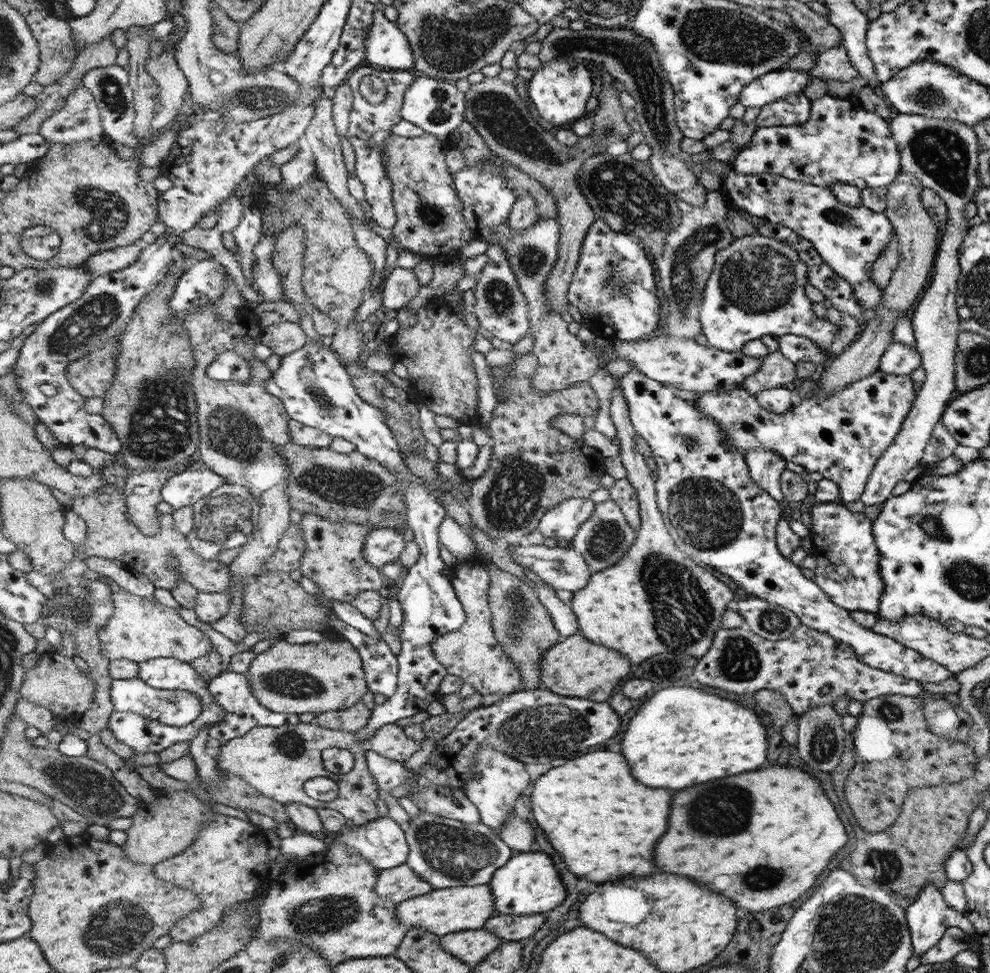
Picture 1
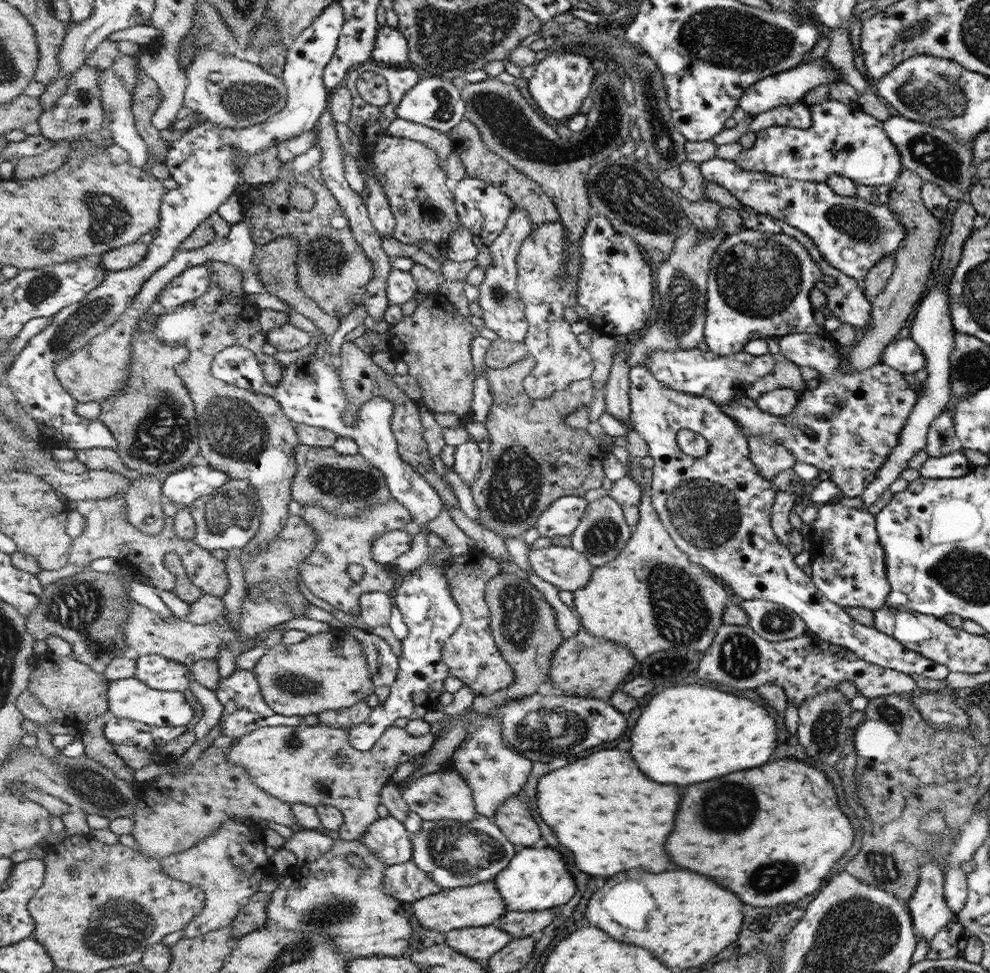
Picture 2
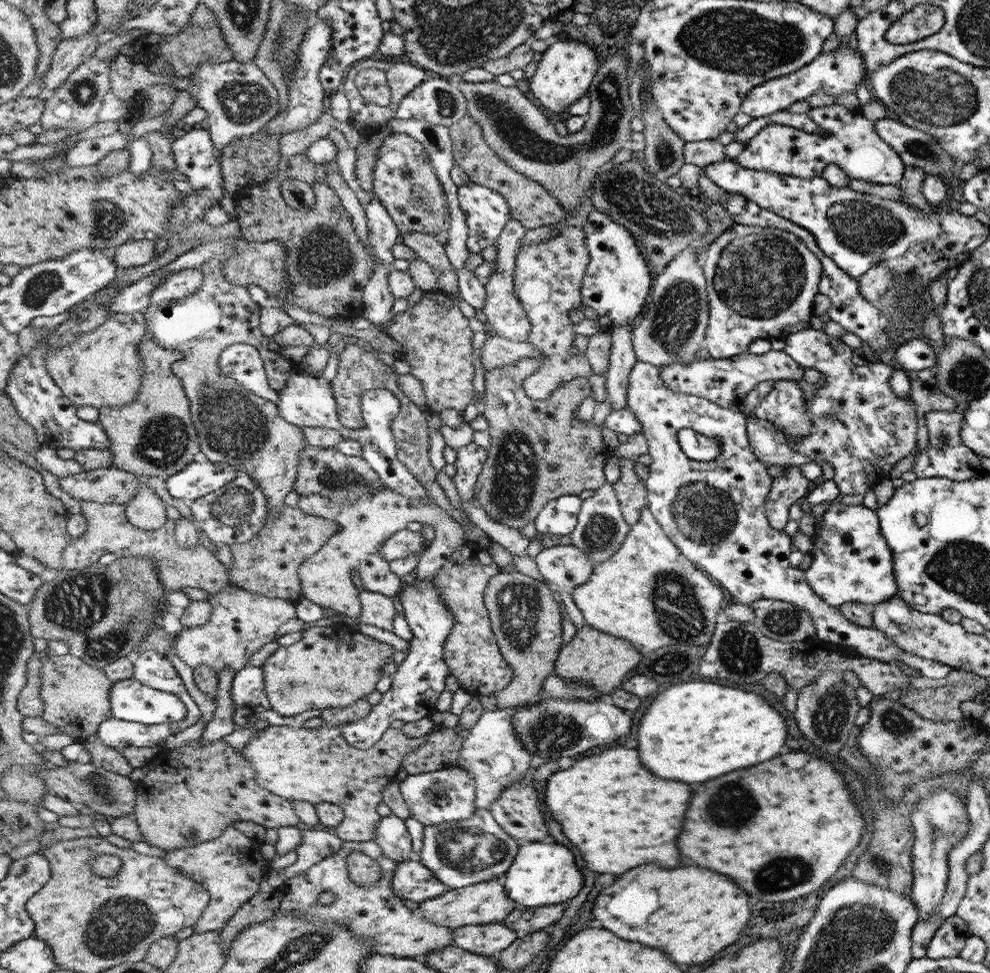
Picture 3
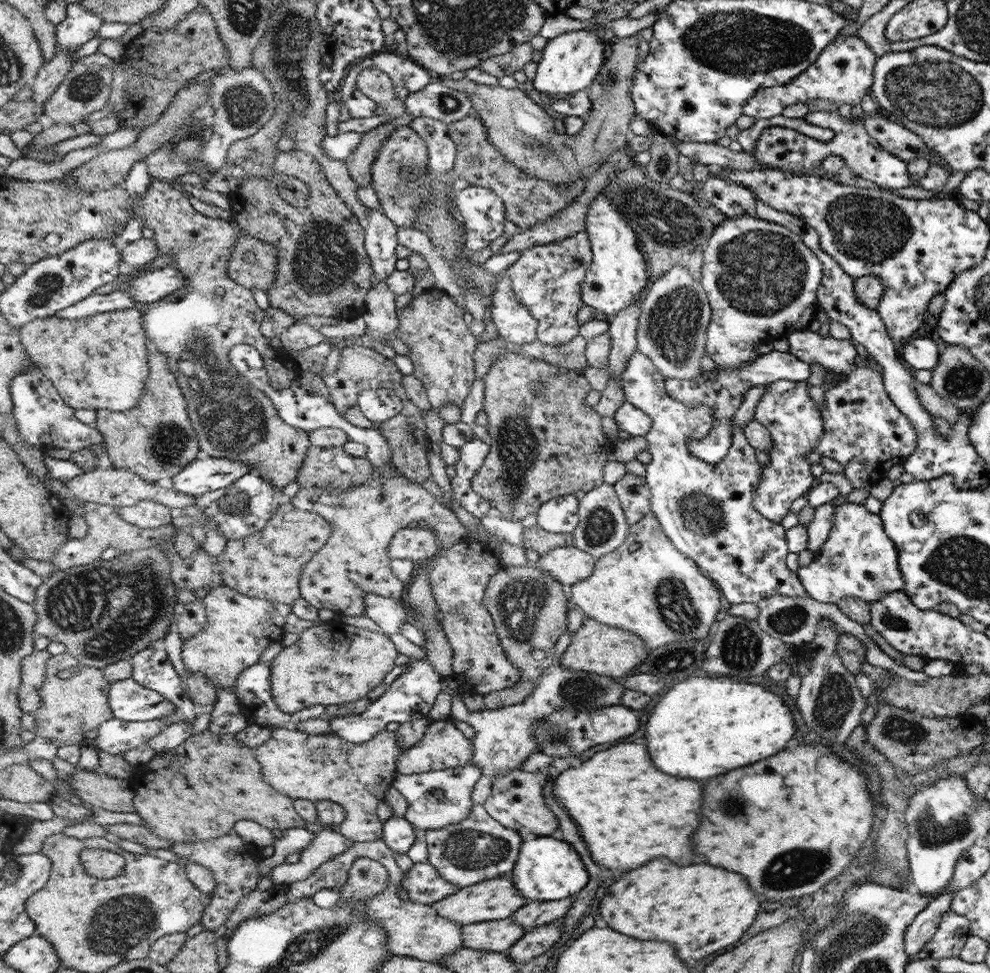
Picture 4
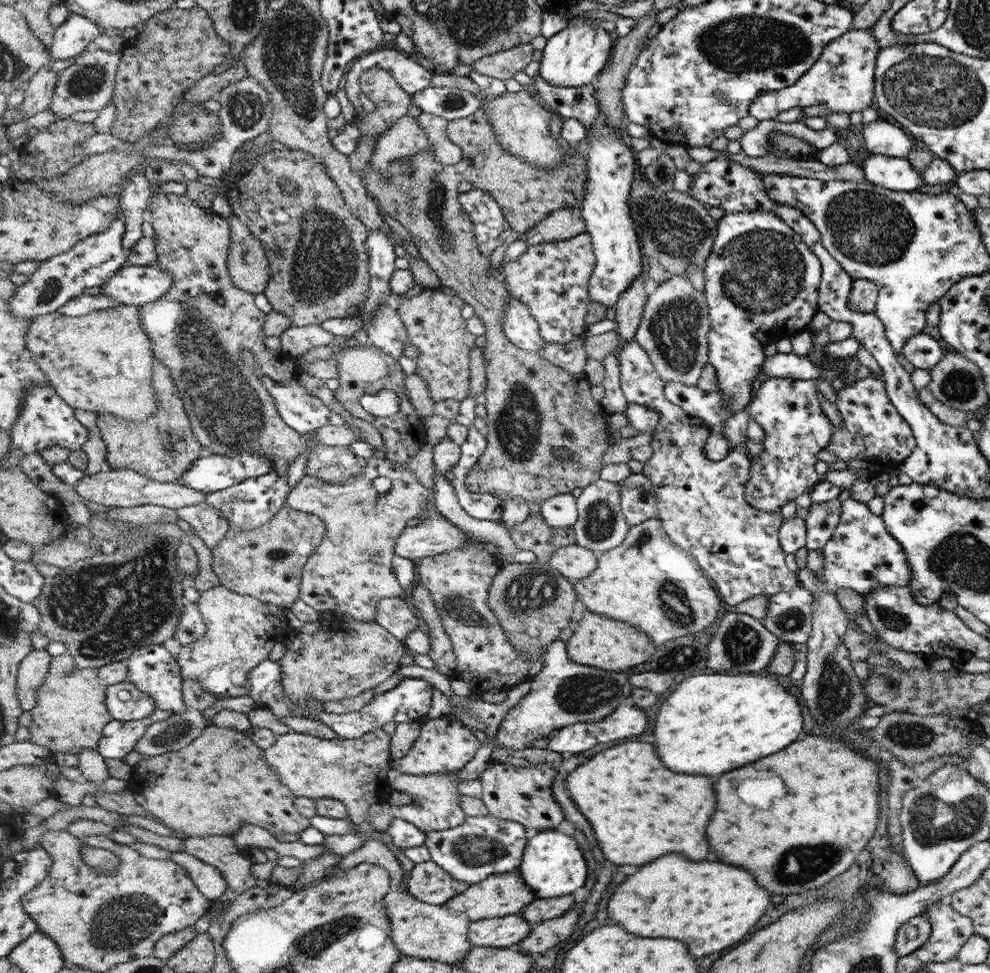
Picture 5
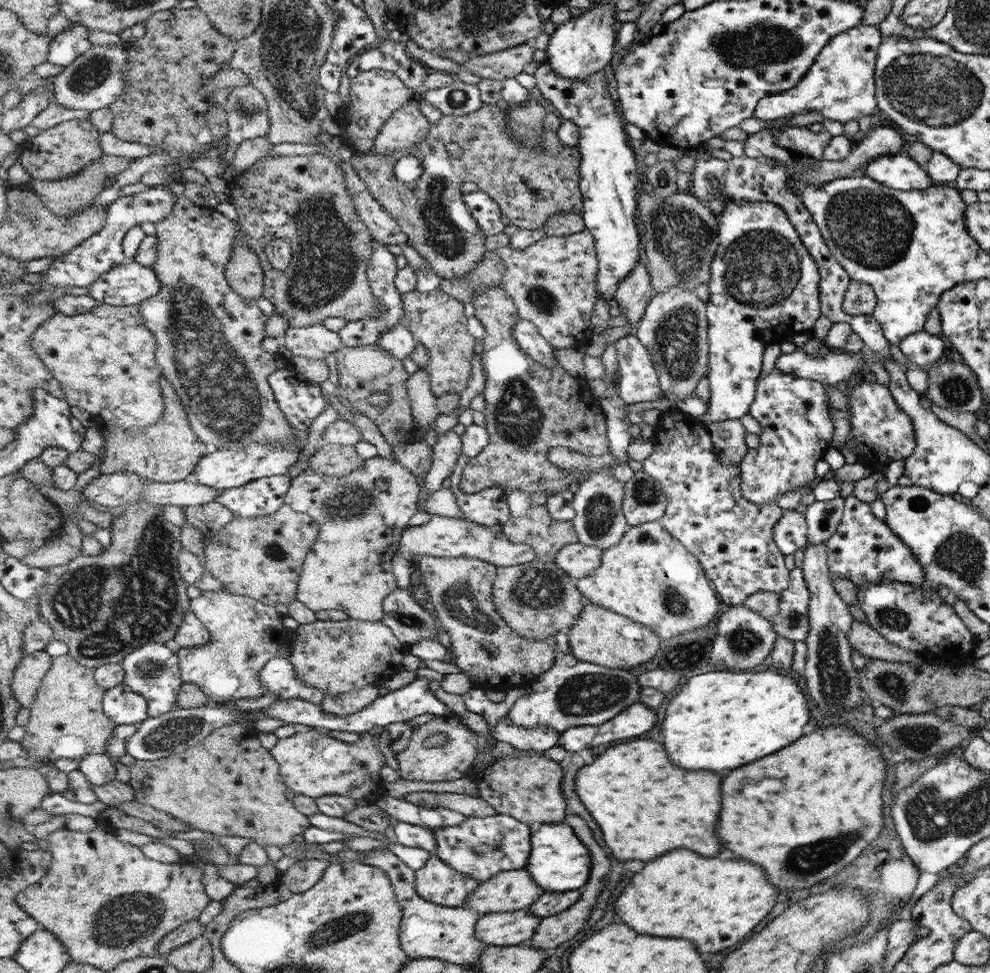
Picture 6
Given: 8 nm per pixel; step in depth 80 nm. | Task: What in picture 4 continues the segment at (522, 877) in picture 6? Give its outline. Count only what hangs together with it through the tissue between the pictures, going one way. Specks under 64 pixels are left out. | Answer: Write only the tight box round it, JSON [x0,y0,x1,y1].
[431,874,526,926]

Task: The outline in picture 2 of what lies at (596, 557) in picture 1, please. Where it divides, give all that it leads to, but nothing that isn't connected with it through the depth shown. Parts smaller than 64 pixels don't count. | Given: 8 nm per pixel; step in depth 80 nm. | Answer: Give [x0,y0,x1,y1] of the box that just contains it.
[570,495,630,569]

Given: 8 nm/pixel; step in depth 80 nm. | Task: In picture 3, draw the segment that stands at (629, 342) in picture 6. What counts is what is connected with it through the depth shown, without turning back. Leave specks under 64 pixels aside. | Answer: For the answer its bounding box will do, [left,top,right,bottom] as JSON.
[627,360,954,678]

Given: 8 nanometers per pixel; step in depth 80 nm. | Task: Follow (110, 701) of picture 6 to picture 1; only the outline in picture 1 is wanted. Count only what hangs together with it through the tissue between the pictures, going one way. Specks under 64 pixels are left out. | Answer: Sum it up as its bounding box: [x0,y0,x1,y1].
[112,678,203,726]

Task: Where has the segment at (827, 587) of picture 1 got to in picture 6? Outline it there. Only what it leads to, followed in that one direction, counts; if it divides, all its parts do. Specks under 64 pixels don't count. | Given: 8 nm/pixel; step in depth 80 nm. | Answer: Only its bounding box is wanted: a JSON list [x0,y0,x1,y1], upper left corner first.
[825,495,926,586]

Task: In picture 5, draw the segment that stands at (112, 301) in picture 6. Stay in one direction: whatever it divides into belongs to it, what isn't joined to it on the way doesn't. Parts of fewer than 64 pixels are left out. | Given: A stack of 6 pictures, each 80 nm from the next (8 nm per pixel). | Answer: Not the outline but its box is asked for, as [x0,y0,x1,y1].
[103,266,173,308]

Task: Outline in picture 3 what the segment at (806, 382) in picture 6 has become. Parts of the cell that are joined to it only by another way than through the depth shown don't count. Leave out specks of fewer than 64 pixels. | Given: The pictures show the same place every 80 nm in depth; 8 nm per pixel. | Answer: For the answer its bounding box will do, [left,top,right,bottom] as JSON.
[753,380,813,531]

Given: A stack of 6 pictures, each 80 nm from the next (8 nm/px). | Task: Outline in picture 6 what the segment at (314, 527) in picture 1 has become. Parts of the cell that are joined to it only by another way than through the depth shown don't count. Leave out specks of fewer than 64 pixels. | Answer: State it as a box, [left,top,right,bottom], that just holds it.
[284,456,422,622]

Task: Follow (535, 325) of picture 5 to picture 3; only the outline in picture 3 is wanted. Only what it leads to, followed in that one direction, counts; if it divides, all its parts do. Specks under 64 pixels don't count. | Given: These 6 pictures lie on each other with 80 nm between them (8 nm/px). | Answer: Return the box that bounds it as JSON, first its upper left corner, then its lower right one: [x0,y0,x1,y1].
[483,219,532,342]

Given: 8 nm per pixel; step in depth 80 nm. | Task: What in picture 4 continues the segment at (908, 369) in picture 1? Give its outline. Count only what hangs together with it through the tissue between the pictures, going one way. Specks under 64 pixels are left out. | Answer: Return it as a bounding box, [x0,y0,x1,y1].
[900,337,940,370]

